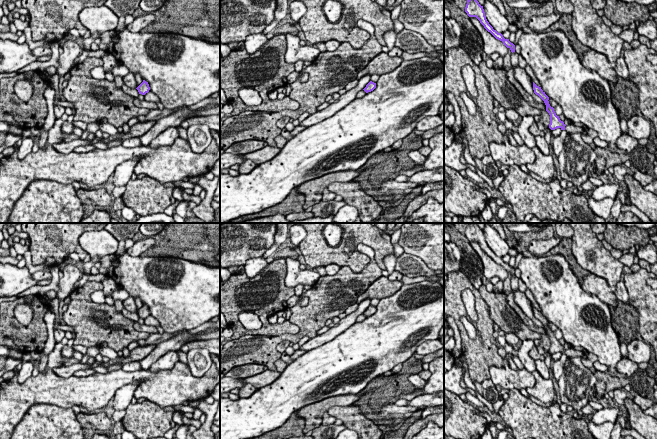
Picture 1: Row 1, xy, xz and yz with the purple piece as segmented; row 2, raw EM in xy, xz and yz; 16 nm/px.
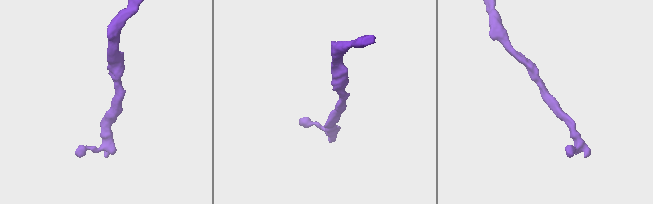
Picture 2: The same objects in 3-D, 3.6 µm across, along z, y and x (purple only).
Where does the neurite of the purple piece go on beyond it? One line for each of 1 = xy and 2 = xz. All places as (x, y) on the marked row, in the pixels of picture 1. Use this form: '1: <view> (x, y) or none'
1: none
2: none

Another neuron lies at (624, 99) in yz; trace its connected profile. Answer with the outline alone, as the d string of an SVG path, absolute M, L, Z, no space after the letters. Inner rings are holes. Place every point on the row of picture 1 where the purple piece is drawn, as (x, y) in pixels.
M622 77L617 82L609 82L612 102L618 111L619 117L628 121L633 115L643 116L639 108L637 85Z

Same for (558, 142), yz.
M561 130L561 134L553 139L553 151L555 155L558 157L563 150L564 147L564 139L566 137L566 130Z

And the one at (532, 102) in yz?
M510 68L506 77L510 83L514 85L514 87L518 90L518 92L522 95L522 97L529 103L530 106L537 108L539 110L546 110L544 104L537 102L522 86L521 84L514 78L514 69Z

